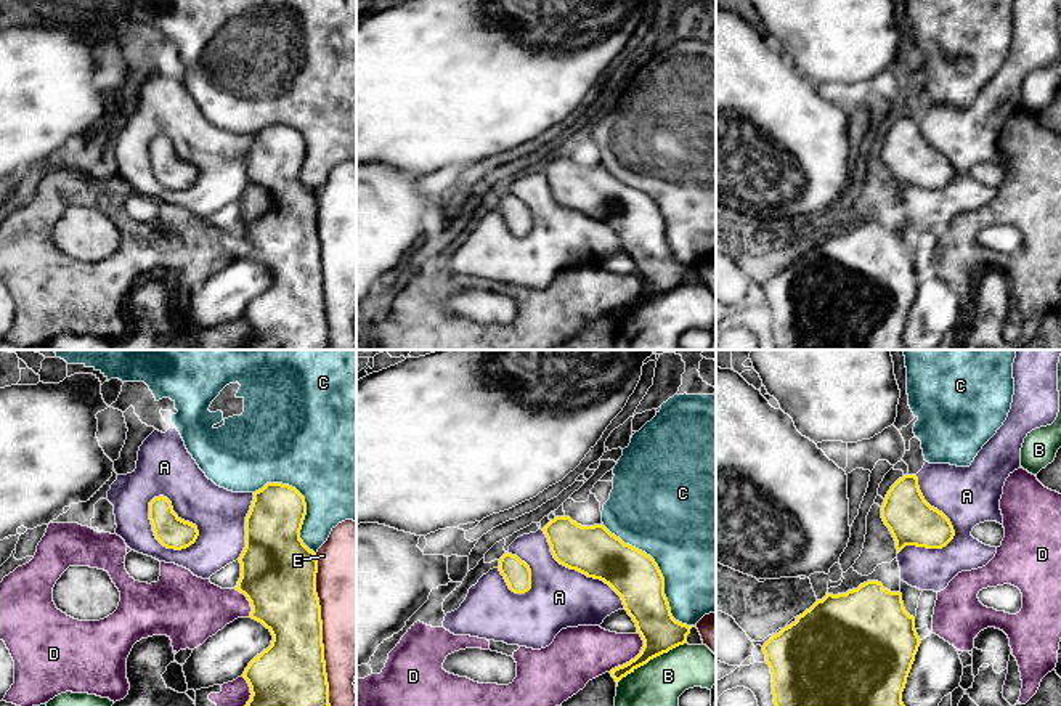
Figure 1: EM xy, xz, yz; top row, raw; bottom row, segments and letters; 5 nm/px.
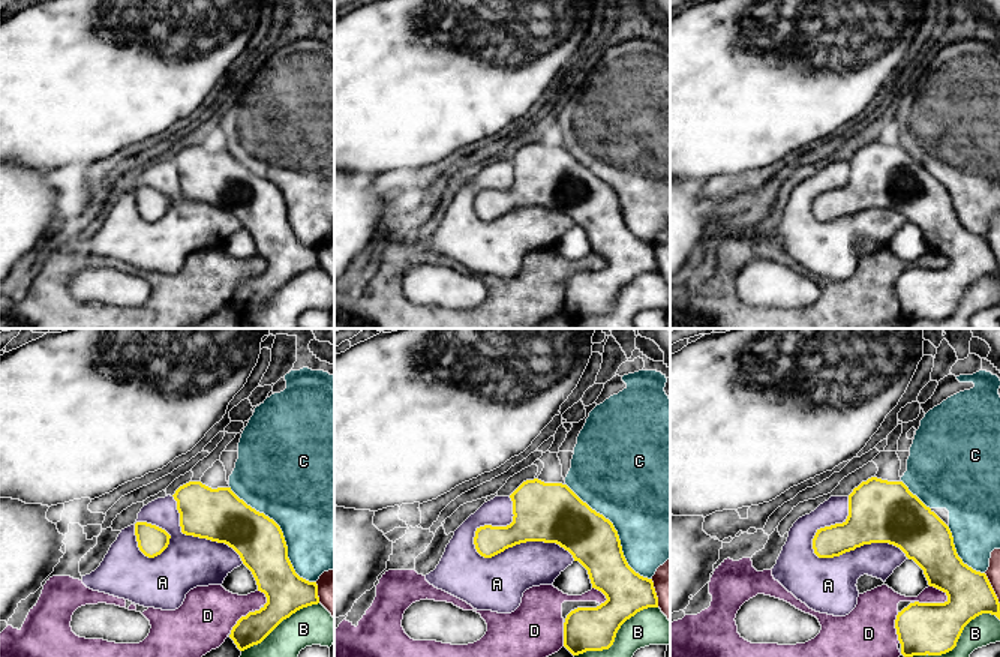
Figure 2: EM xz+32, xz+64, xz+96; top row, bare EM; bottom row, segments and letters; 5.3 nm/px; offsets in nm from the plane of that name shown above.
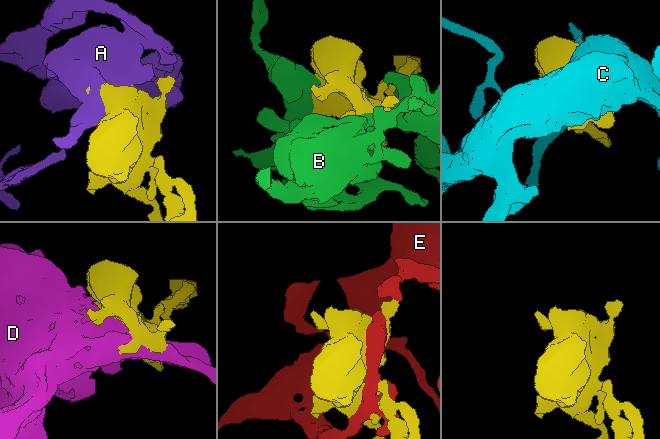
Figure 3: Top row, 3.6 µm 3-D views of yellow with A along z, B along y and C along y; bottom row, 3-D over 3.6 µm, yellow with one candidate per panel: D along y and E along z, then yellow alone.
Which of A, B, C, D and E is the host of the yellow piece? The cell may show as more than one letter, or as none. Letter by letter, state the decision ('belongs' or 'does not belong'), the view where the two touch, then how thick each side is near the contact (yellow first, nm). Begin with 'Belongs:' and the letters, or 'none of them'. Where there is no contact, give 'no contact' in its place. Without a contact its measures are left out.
Belongs: A
A: belongs | xy | 160/260 nm
B: does not belong | xz | 200/320 nm
C: does not belong | xz | 240/480 nm
D: does not belong | xz | 200/280 nm
E: does not belong | xy | 340/380 nm

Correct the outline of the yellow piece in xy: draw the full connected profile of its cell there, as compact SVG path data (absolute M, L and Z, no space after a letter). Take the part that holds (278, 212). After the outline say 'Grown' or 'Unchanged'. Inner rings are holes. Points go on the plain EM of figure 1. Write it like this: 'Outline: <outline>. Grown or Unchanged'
Outline: M177 69L165 74L154 71L140 87L136 109L117 120L108 132L114 146L116 175L132 191L159 202L175 204L194 217L209 220L233 202L241 204L241 218L236 231L250 242L252 260L262 263L273 276L271 286L257 295L242 318L250 327L250 340L242 350L332 350L324 302L321 247L316 234L316 194L300 180L307 156L305 138L292 127L266 124L255 133L233 133L217 127L199 109L188 93Z. Grown

